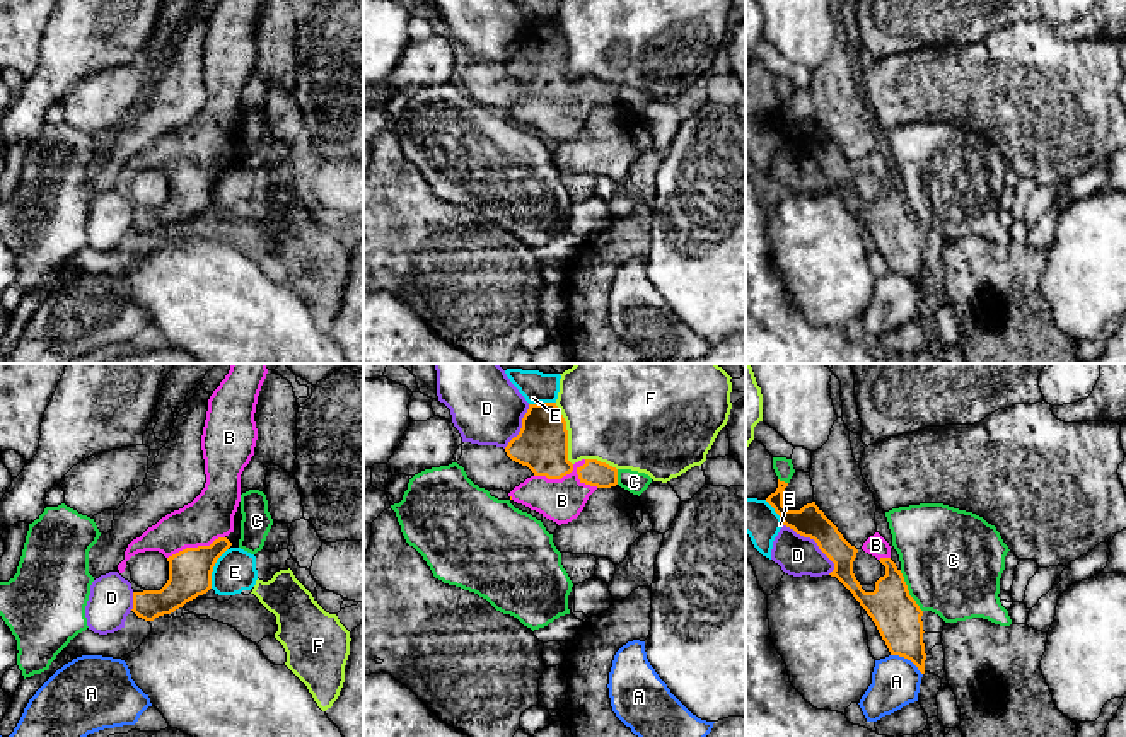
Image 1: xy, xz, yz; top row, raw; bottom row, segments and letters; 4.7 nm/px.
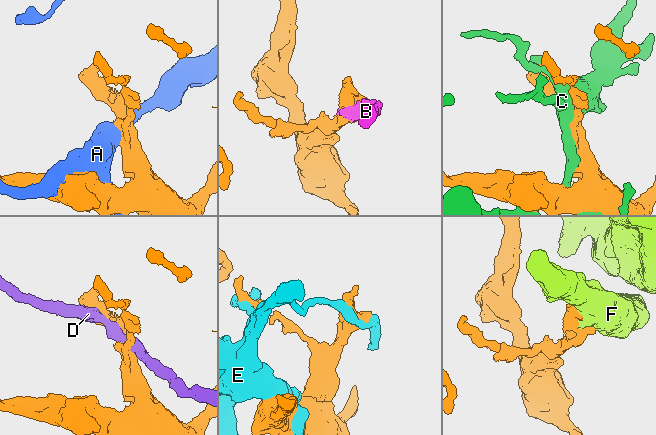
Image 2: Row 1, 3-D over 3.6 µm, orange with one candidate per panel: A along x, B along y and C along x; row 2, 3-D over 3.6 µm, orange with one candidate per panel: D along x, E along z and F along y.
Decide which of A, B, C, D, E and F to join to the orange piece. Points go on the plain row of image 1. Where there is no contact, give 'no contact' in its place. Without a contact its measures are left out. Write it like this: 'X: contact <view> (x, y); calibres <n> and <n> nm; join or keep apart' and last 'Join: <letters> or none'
A: contact yz (908, 277); calibres 220 and 220 nm; keep apart
B: contact xz (568, 91); calibres 240 and 200 nm; join
C: contact yz (908, 208); calibres 220 and 480 nm; keep apart
D: contact yz (812, 156); calibres 150 and 190 nm; keep apart
E: contact xy (212, 186); calibres 200 and 190 nm; keep apart
F: contact xz (567, 52); calibres 240 and 380 nm; keep apart
Join: B

